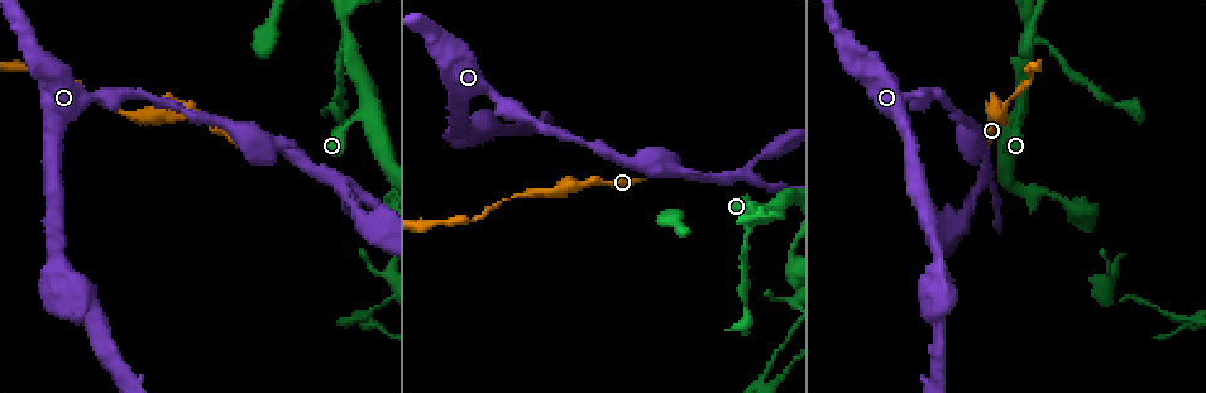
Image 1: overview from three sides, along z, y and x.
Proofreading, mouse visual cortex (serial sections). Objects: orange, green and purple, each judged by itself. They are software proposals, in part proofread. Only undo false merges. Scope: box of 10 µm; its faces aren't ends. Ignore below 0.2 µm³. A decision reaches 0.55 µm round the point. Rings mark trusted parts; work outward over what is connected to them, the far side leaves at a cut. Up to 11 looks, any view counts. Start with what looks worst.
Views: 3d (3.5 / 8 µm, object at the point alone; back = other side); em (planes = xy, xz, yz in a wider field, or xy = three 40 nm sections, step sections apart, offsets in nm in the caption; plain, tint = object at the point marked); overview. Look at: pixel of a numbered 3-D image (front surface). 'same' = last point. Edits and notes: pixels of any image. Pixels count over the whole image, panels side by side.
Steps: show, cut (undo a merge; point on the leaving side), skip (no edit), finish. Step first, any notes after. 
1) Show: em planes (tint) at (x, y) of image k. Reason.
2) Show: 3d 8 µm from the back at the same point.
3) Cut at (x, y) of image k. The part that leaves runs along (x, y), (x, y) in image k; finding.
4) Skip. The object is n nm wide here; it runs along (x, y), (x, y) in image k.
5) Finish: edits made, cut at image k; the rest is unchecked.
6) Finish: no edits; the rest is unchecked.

Show: 3d 8 µm from the back at (743, 172) of image 1. Arms part here.

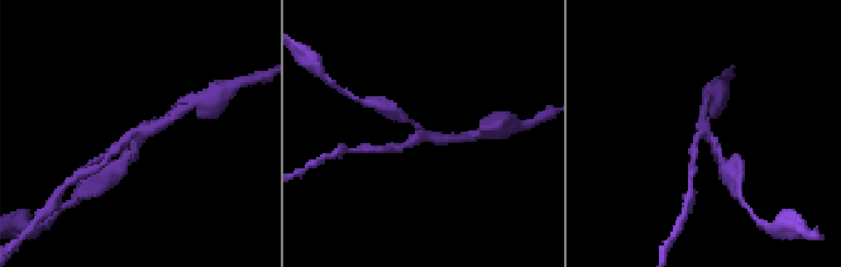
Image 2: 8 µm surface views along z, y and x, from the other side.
Show: em xy step 3 (tint) at the same point. 3 arms meet here; the arms are 150, 200, 250 nm wide; need the tissue.

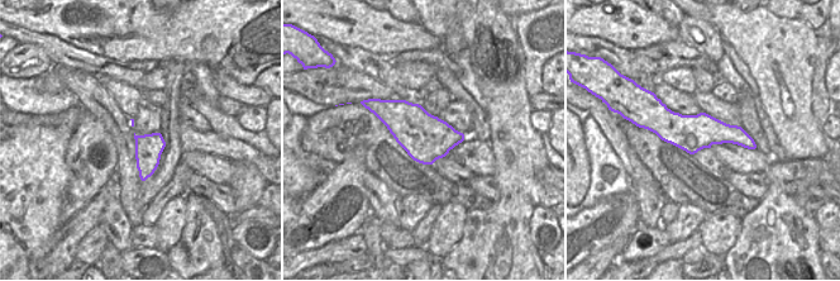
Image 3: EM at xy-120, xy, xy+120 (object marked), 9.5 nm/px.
Skip. It runs along (172, 118), (141, 132), (123, 161) in image 2; continuous, no second cell.

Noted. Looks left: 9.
Show: 3d 3.5 µm at (1021, 116) of image 1. Sudden change in width.

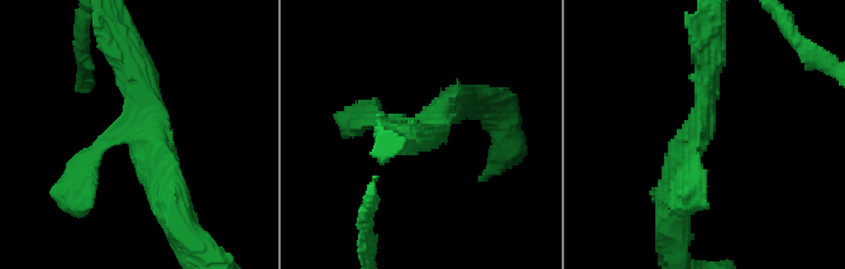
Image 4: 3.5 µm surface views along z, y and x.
Show: em planes (tint) at (700, 128) of image 4.

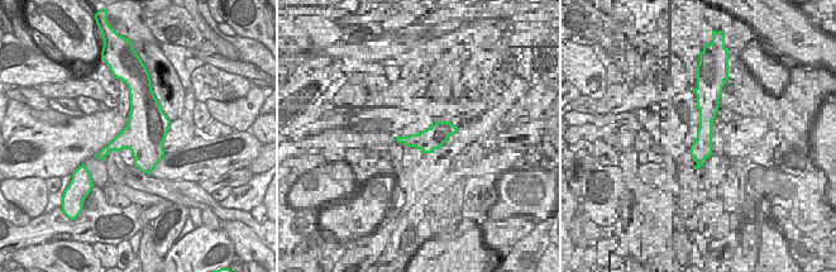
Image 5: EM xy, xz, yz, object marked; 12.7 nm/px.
Skip. It runs along (72, 183), (143, 118), (123, 52) in image 4; all the same cell.

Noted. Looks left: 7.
Show: 3d 3.5 µm at (754, 223) of image 1. Abrupt turn.

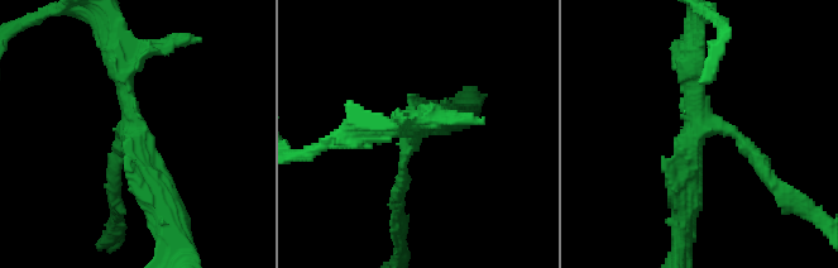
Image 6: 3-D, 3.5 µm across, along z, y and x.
Show: em planes (tint) at (132, 132) of image 6. Need the tissue.

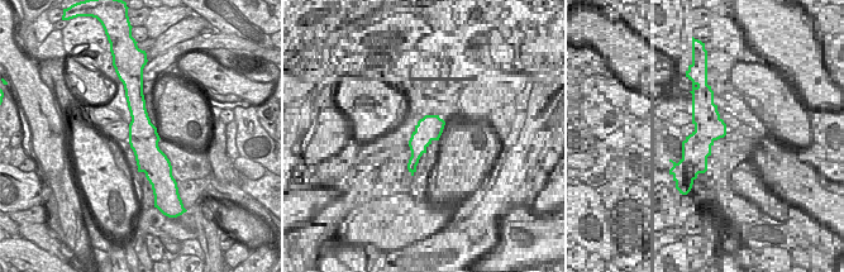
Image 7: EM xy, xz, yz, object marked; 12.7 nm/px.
Skip. Continuous, no second cell.

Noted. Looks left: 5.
Show: 3d 3.5 µm from the back at (539, 192) of image 1. Calibre changes.

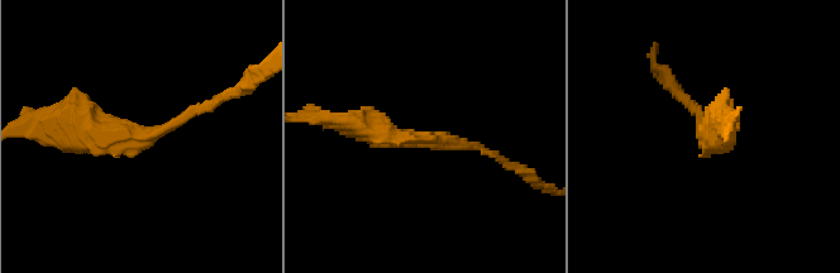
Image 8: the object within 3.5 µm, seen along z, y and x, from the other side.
Show: em xy step 5 (tint) at (427, 142) of image 8. Need the tissue.

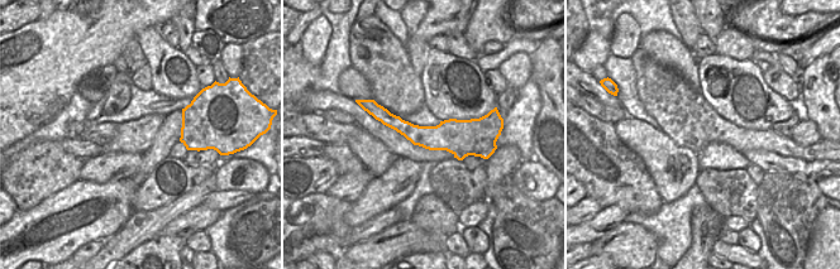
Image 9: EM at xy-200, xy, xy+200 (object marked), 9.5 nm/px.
Show: em xy step 1 (tint) at the same point. Cut it another way.

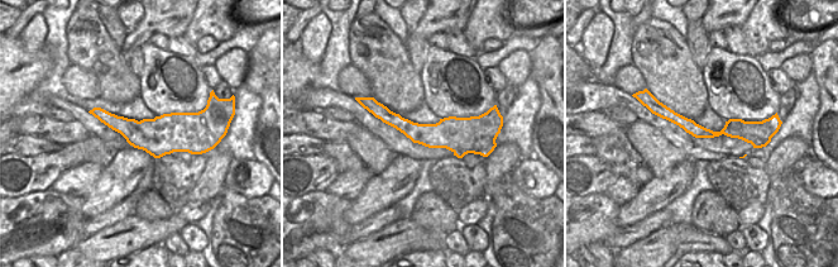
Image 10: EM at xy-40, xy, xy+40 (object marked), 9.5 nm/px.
Skip. It runs along (376, 110), (415, 132), (478, 128) in image 10; continuous, no second cell.

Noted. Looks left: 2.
Finish: no edits; the rest is unchecked.

